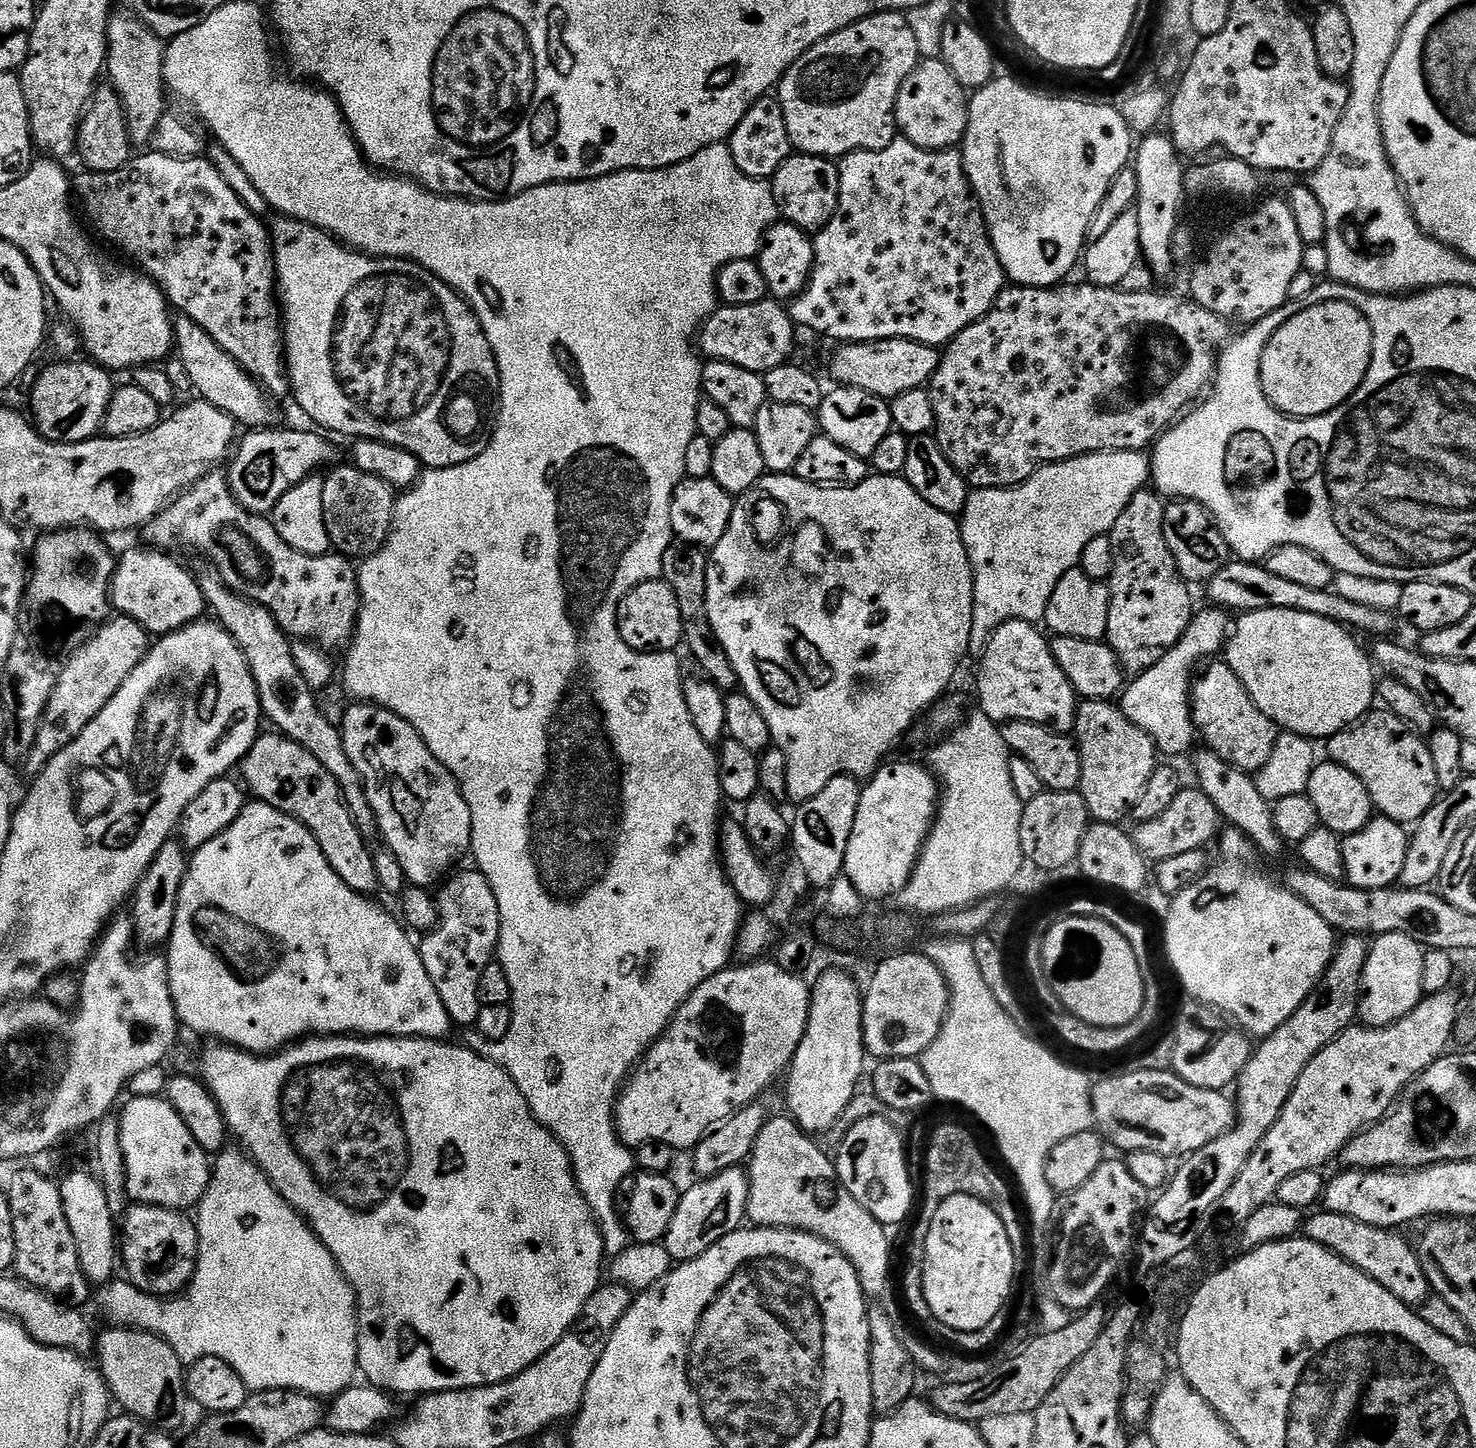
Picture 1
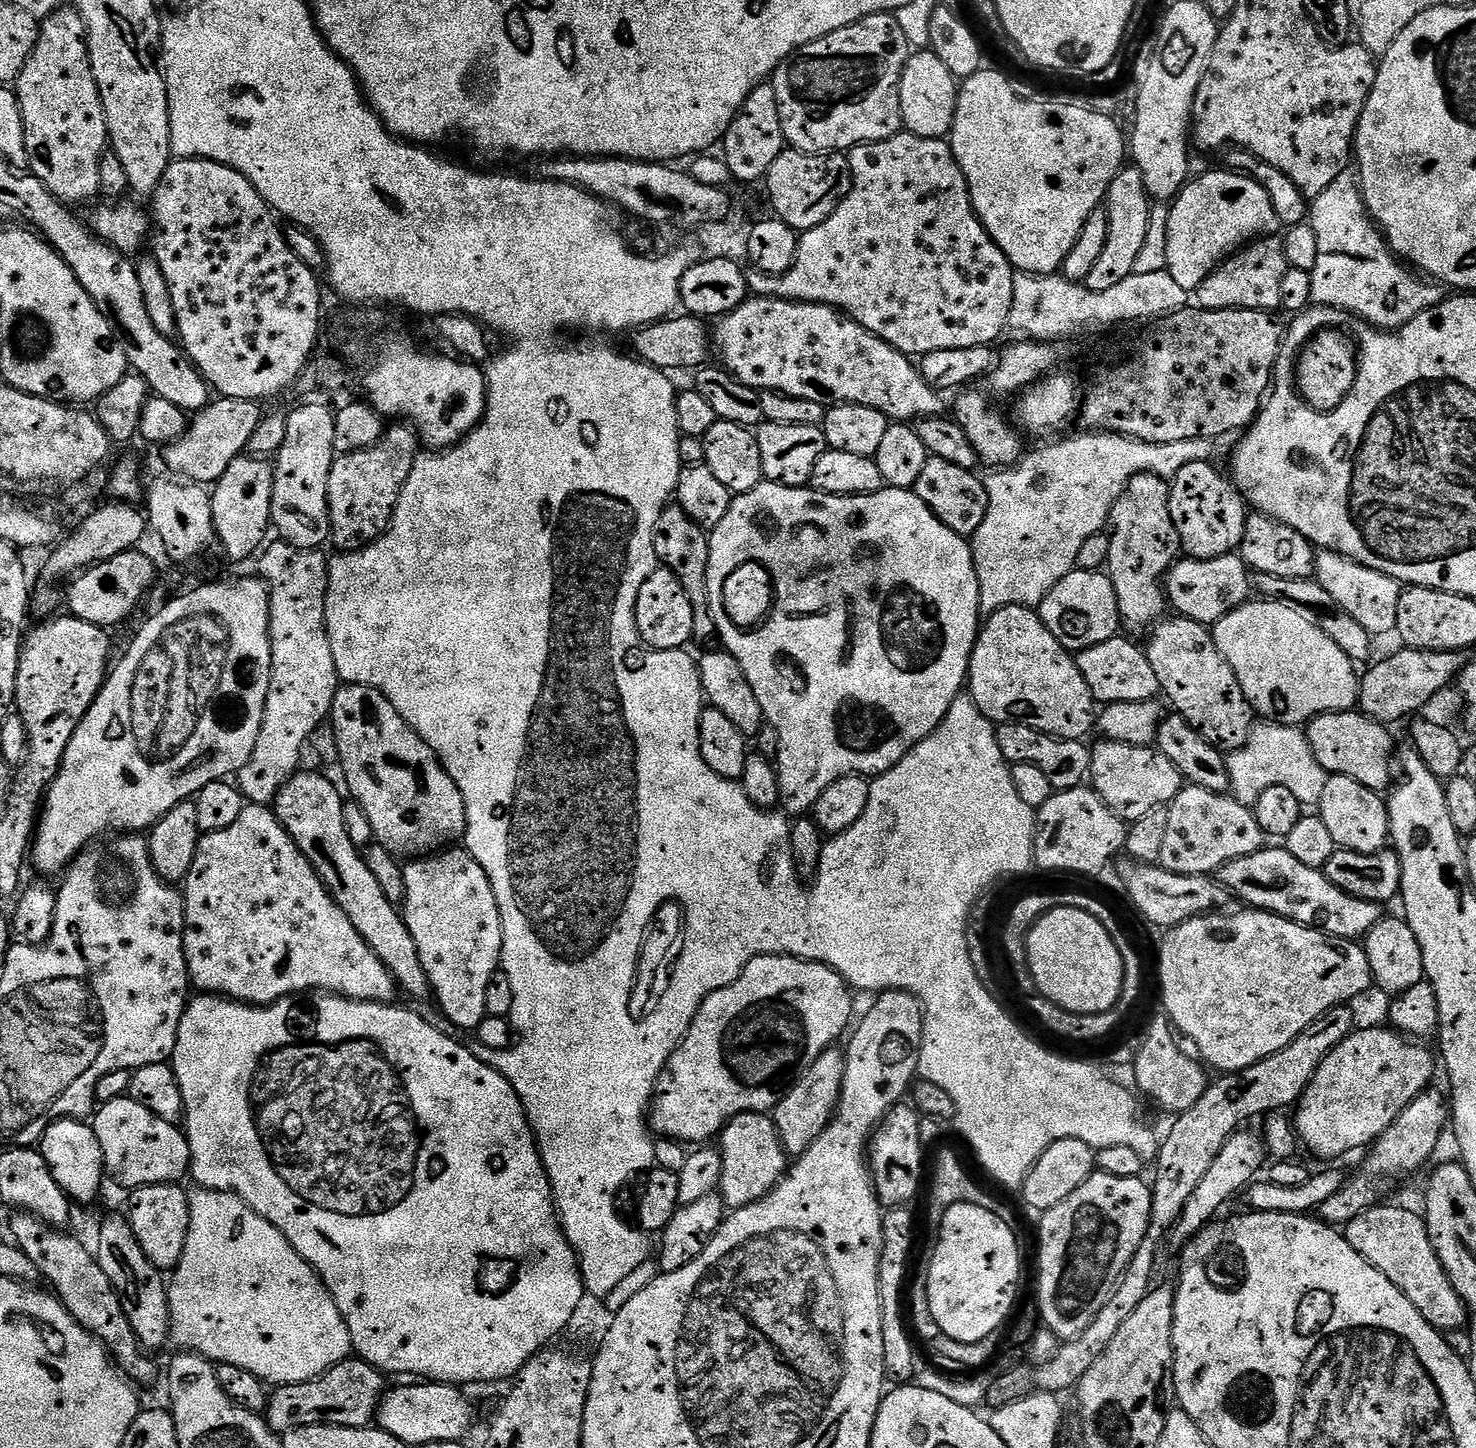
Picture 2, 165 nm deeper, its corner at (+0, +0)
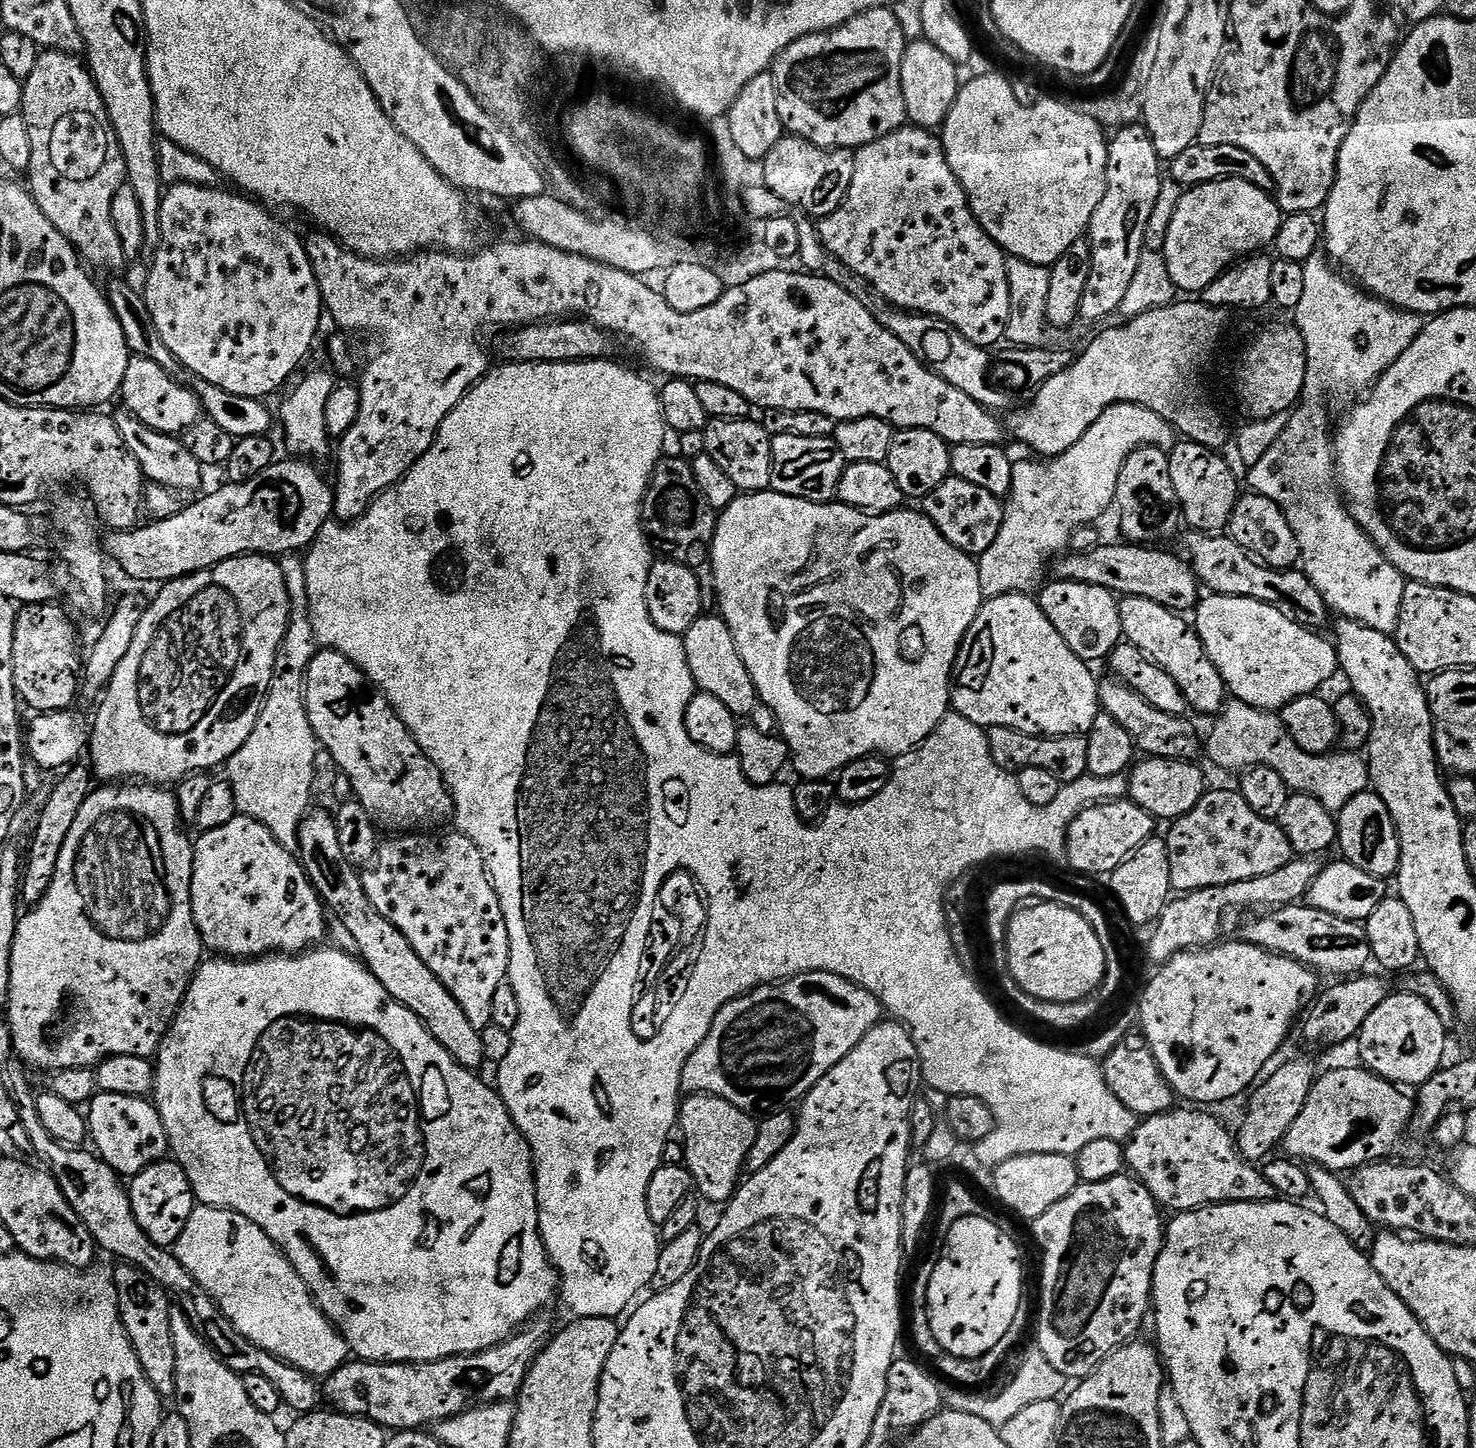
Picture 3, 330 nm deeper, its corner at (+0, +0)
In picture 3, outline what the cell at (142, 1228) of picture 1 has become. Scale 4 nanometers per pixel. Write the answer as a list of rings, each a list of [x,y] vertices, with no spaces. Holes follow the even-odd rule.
[[[172,1158],[146,1166],[146,1170],[131,1177],[128,1196],[132,1199],[138,1226],[142,1226],[146,1238],[159,1248],[171,1249],[175,1246],[178,1238],[182,1238],[182,1230],[186,1230],[186,1222],[190,1222],[190,1214],[198,1207],[190,1178],[186,1178],[186,1170]]]

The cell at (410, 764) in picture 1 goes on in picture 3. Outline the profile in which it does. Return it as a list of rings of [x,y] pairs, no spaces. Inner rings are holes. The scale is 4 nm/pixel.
[[[317,651],[308,667],[304,697],[310,726],[316,732],[317,741],[322,745],[323,751],[334,754],[334,762],[338,762],[341,773],[356,791],[355,799],[370,813],[381,829],[393,828],[393,833],[408,834],[413,830],[432,830],[435,829],[432,828],[435,824],[444,824],[447,820],[449,823],[453,819],[456,803],[452,800],[452,791],[438,766],[434,766],[434,762],[426,758],[426,754],[420,749],[402,718],[398,718],[388,699],[353,660],[340,652]]]

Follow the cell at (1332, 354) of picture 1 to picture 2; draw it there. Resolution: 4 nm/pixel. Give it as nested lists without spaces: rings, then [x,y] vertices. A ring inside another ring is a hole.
[[[1320,330],[1304,345],[1299,353],[1300,361],[1294,368],[1294,383],[1300,397],[1314,409],[1315,412],[1332,412],[1350,394],[1356,381],[1358,367],[1358,348],[1348,336],[1343,336],[1340,330]]]

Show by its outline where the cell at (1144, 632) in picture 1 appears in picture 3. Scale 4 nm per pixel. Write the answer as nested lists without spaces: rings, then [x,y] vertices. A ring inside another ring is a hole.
[[[1149,446],[1139,448],[1126,458],[1122,466],[1122,474],[1118,474],[1118,490],[1114,501],[1115,511],[1120,511],[1120,528],[1124,531],[1123,539],[1141,546],[1156,546],[1159,540],[1168,540],[1179,528],[1182,528],[1180,499],[1174,490],[1174,482],[1170,479],[1170,462],[1165,449]]]

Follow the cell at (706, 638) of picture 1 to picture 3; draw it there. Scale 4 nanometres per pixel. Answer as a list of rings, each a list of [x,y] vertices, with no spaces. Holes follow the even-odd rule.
[[[683,458],[676,460],[661,459],[656,465],[652,481],[644,495],[644,531],[653,541],[664,543],[663,555],[676,560],[682,566],[691,568],[700,579],[700,588],[705,594],[716,591],[714,574],[710,567],[712,558],[712,539],[716,533],[717,509],[706,502],[698,482],[694,482],[694,470],[691,463]]]

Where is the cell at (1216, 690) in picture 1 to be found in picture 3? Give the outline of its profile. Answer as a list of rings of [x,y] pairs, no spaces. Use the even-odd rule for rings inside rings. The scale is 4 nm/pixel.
[[[1129,596],[1120,600],[1120,617],[1122,618],[1123,639],[1144,656],[1149,656],[1158,667],[1166,670],[1174,682],[1178,682],[1178,690],[1186,698],[1189,709],[1194,713],[1205,712],[1208,718],[1215,717],[1229,699],[1228,685],[1225,684],[1218,666],[1206,654],[1204,644],[1196,633],[1195,627],[1188,624],[1183,615],[1162,606],[1150,598]]]

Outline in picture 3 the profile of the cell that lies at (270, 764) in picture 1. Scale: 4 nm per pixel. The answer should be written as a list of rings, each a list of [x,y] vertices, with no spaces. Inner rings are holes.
[[[315,812],[304,817],[300,827],[298,852],[325,907],[345,924],[357,940],[361,951],[359,959],[367,964],[374,978],[378,978],[378,982],[386,986],[388,993],[398,1003],[406,1006],[428,1027],[430,1035],[462,1067],[473,1070],[485,1067],[481,1029],[470,1023],[470,1018],[466,1018],[466,1010],[462,1010],[462,1006],[454,1002],[454,994],[450,994],[450,990],[446,990],[446,986],[438,982],[434,970],[430,970],[430,966],[426,966],[426,962],[422,962],[422,958],[414,954],[414,946],[406,942],[406,934],[402,934],[402,930],[398,930],[394,922],[382,918],[382,914],[374,910],[370,898],[366,898],[363,875],[353,864],[346,862],[342,855],[342,842],[338,842],[338,826],[333,813]]]

